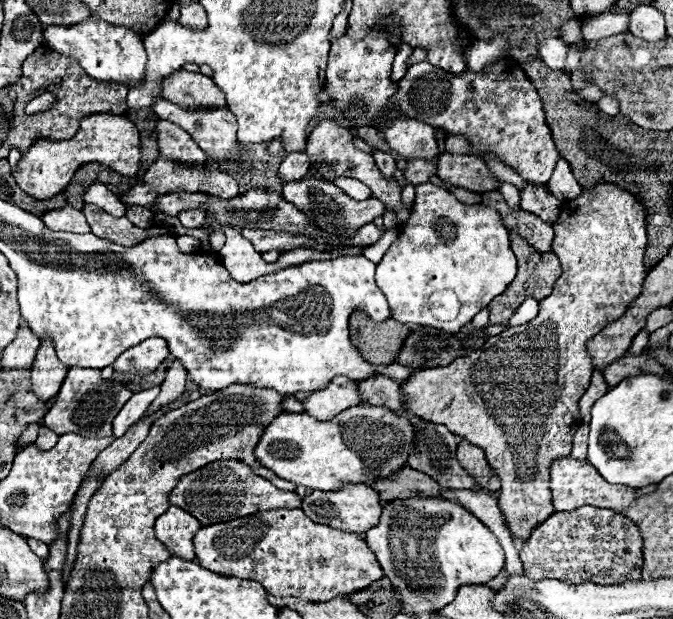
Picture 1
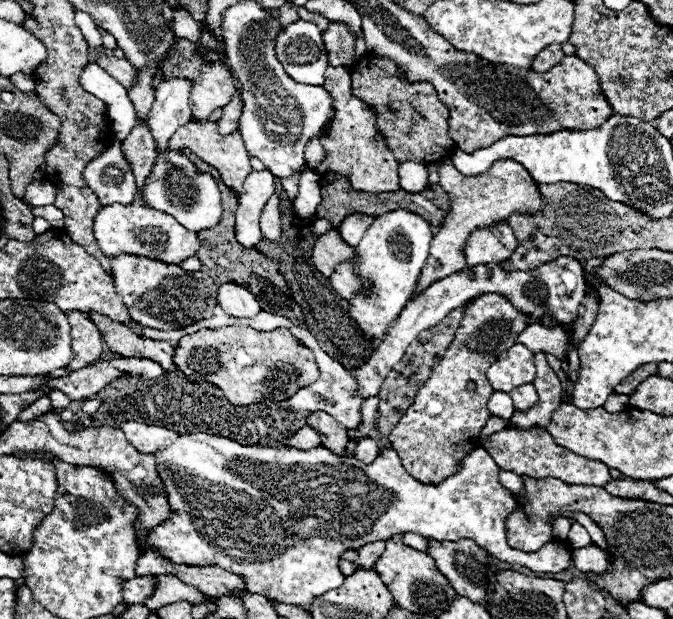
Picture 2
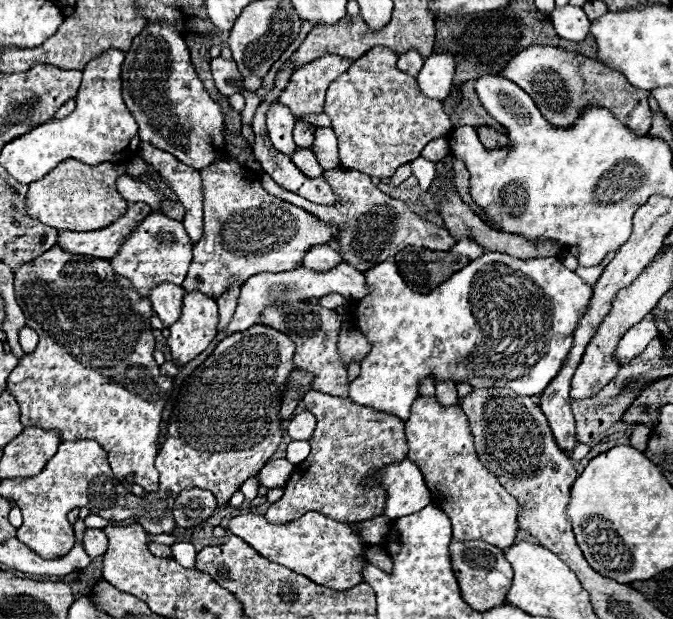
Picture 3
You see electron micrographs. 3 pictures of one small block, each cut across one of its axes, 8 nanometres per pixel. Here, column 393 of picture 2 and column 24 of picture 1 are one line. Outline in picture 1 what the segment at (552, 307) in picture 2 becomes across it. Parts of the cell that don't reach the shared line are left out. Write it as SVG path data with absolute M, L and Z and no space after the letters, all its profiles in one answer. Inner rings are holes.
M22 324L16 340L4 348L2 368L16 370L16 368L32 366L38 346L40 346L40 340L36 340L36 336L30 332L30 328L26 324Z

